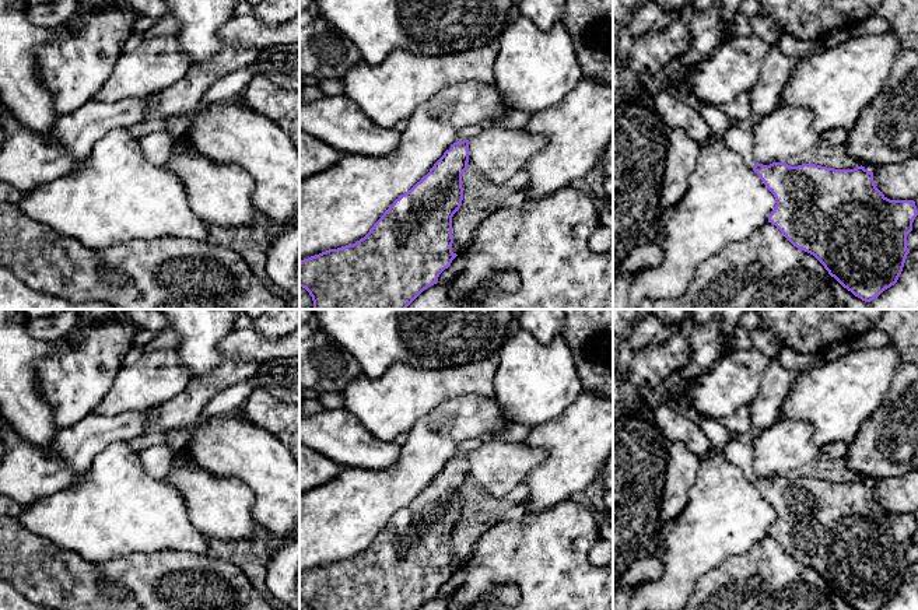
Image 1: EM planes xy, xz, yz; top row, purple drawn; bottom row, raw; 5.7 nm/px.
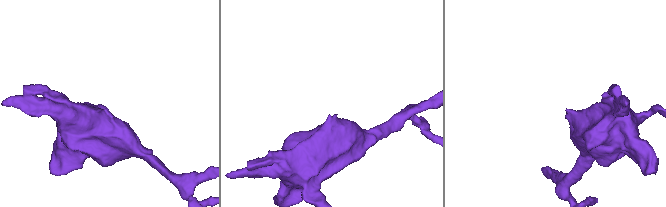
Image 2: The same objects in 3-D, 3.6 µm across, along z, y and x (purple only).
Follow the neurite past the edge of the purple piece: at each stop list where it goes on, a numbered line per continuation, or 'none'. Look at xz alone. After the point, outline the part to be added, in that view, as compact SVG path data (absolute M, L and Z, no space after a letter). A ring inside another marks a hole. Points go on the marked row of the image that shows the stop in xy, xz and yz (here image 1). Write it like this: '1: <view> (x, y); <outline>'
1: xz (469, 132); M466 126L463 127L459 133L458 133L458 137L456 137L456 141L463 141L463 140L470 140L476 136L479 136L481 132L483 132L483 126Z

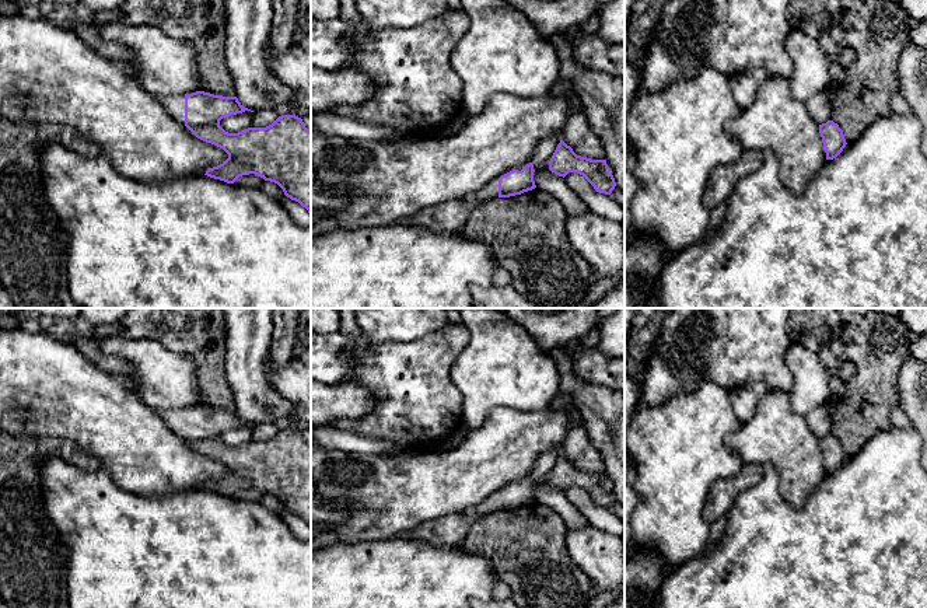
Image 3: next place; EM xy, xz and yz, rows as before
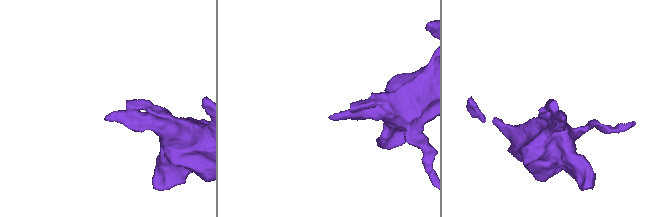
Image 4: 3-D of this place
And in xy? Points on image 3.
1: xy (174, 104); M185 95L158 97L158 101L179 123L185 125Z

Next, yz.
1: yz (819, 107); M826 91L811 95L805 105L818 125L826 123L832 116L832 104Z

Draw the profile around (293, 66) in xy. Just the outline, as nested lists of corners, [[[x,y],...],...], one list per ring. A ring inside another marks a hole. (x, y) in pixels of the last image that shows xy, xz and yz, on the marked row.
[[[294,43],[284,52],[274,52],[269,46],[266,55],[273,73],[280,81],[295,94],[311,97],[311,49]]]

